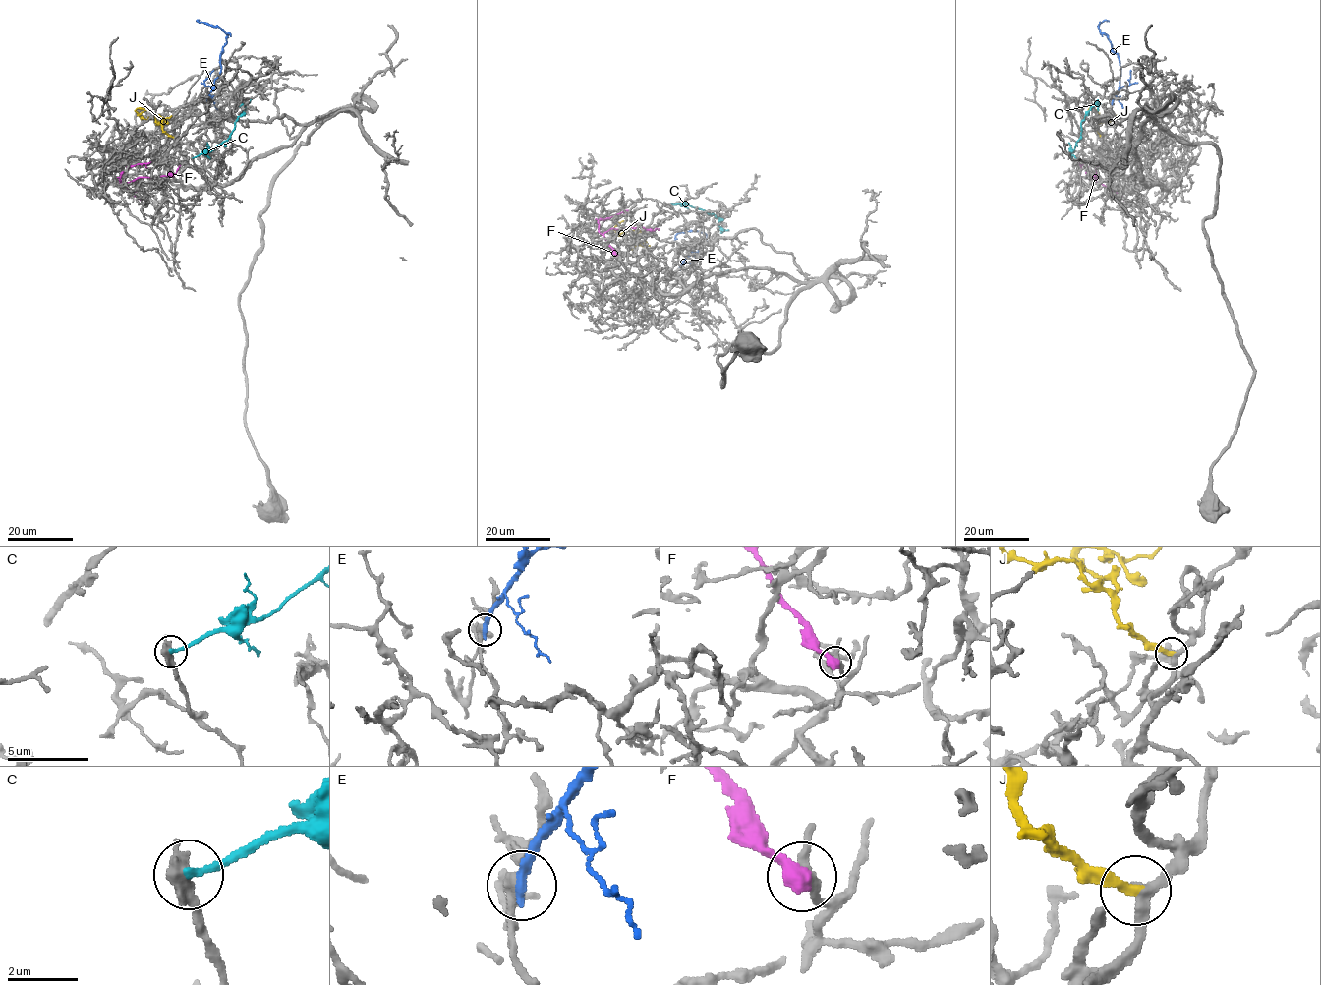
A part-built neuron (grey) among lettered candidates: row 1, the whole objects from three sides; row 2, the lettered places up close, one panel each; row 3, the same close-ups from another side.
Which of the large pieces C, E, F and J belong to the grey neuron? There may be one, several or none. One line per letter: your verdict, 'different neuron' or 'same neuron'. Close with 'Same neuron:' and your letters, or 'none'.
C: different neuron
E: different neuron
F: different neuron
J: same neuron
Same neuron: J

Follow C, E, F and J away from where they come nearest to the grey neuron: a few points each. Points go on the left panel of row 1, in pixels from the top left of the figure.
C: (192, 158), (209, 152), (225, 141), (242, 115), (241, 106), (251, 99)
E: (206, 102), (220, 73), (220, 56), (228, 34), (218, 27), (197, 21)
F: (141, 199), (127, 183), (138, 178), (173, 174), (180, 165)
J: (173, 137), (168, 136), (153, 119), (141, 117), (136, 110), (145, 111)

